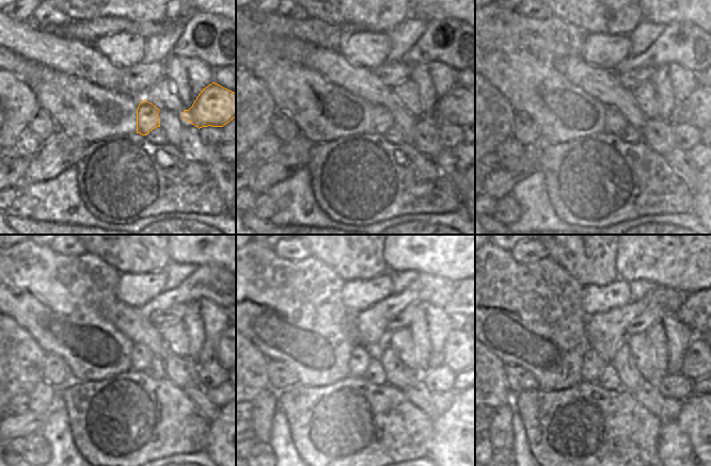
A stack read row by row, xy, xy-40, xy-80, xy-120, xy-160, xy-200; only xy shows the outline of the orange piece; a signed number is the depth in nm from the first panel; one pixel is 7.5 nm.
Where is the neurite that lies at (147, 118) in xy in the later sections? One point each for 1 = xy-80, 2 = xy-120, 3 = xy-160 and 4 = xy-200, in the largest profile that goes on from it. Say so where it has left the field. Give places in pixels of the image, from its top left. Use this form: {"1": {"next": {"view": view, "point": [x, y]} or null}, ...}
{"1": {"next": {"view": "xy-80", "point": [614, 122]}}, "2": {"next": {"view": "xy-120", "point": [140, 356]}}, "3": {"next": {"view": "xy-160", "point": [360, 358]}}, "4": {"next": {"view": "xy-200", "point": [593, 366]}}}

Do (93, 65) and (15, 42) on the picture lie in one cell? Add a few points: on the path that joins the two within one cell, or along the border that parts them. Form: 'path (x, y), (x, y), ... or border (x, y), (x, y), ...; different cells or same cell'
path (74, 58), (56, 53), (34, 43); same cell

